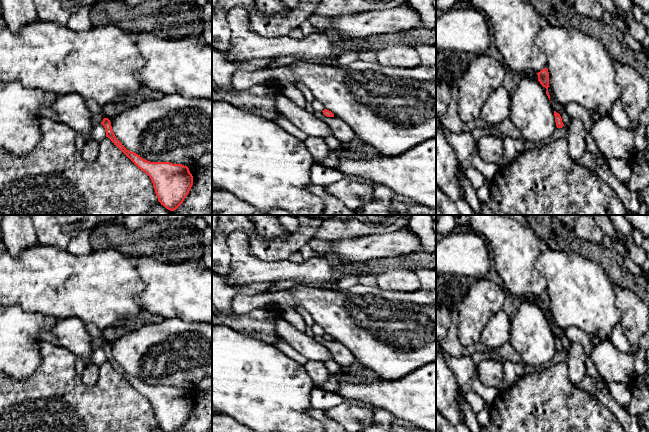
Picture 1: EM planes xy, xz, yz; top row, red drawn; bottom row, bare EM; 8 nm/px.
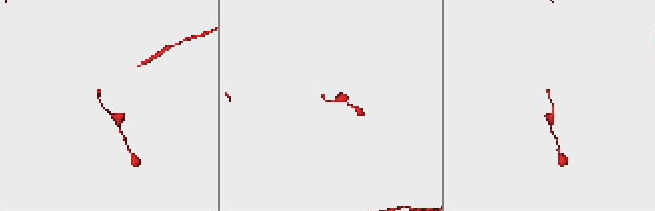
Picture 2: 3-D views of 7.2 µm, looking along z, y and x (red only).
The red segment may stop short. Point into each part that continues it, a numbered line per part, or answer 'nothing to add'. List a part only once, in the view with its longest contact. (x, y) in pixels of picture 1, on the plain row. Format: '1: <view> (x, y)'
nothing to add

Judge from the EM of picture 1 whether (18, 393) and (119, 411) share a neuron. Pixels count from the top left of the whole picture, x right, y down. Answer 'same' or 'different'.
same

